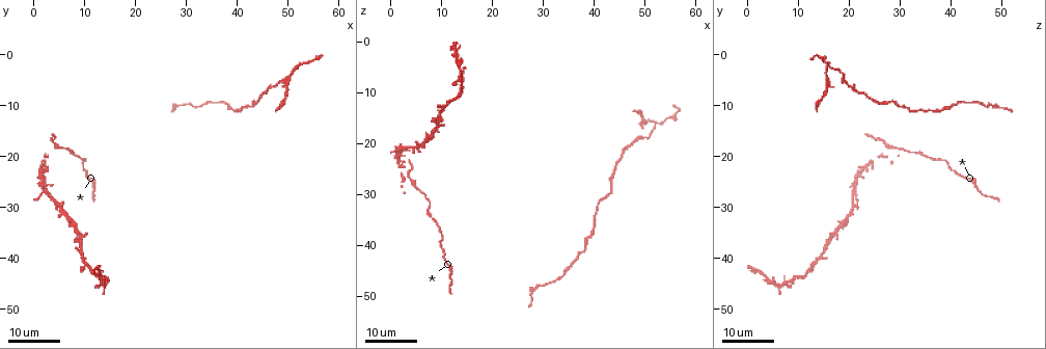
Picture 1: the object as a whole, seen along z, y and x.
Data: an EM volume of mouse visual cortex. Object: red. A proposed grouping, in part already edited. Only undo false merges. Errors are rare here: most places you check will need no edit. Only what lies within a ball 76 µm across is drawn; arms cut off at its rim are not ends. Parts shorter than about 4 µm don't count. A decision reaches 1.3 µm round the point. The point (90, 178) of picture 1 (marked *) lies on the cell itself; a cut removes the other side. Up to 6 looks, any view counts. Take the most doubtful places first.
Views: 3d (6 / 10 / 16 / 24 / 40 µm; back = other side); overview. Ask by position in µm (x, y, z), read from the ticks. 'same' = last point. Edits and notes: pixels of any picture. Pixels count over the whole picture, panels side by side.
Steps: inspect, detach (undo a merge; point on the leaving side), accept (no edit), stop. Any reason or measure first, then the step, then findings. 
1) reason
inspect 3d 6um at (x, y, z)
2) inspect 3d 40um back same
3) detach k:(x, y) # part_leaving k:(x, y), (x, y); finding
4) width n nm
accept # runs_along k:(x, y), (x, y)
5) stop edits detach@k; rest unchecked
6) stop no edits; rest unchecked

two arms in line, one across
inspect 3d 24um at (52.5, 2.0, 16.0)

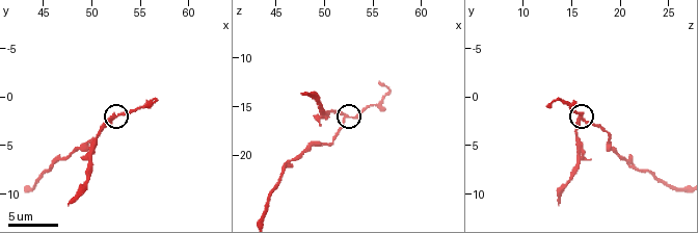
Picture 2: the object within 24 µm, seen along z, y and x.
inspect 3d 10um at (52.0, 2.2, 15.8)

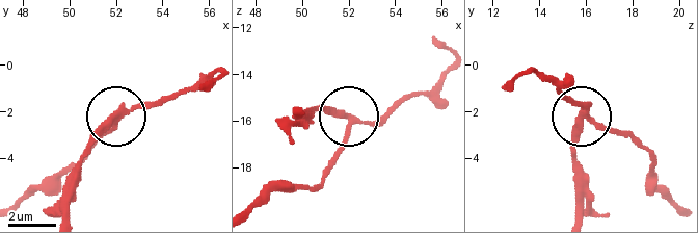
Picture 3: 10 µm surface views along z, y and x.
arms 3
detach 3:(153, 105) # two cells meet here

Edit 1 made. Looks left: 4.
see it whole again
inspect overview

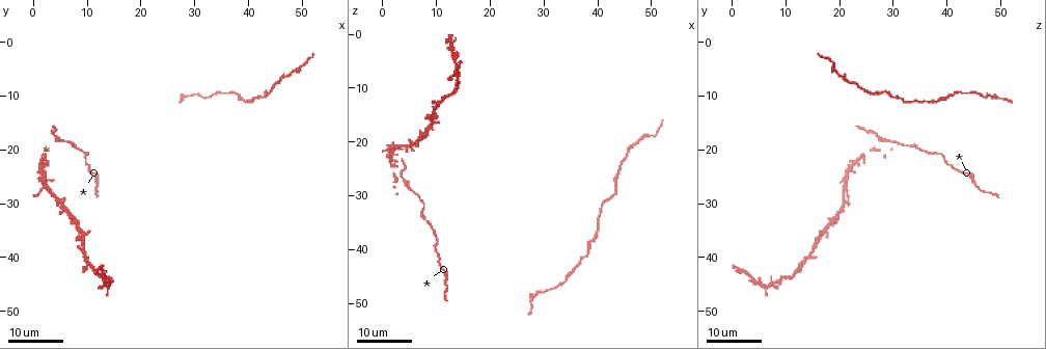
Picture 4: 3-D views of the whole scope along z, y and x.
inspect 3d 24um at (47.5, 6.0, 19.5)

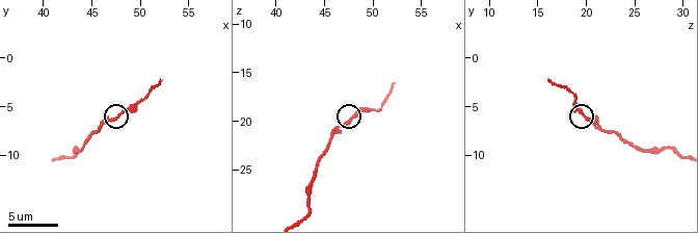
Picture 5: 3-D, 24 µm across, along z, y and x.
inspect 3d 10um at (47.8, 5.8, 19.6)

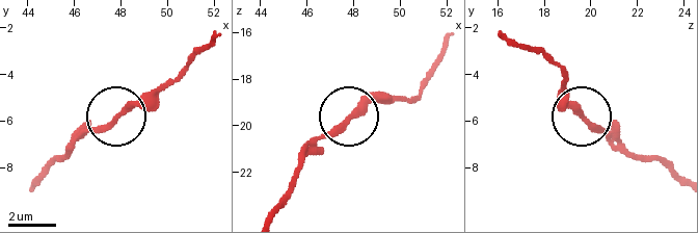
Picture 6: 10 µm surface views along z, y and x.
accept # one cell here

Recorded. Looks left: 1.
stop edits detach@3; rest unchecked

